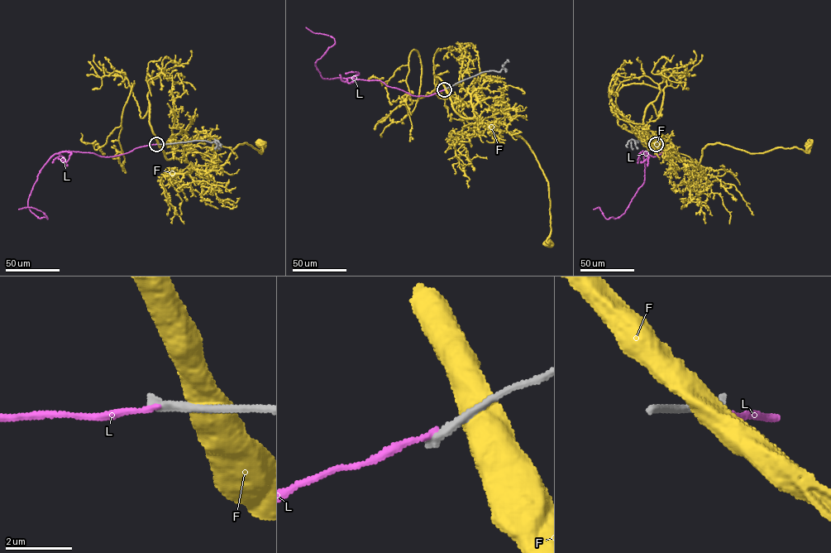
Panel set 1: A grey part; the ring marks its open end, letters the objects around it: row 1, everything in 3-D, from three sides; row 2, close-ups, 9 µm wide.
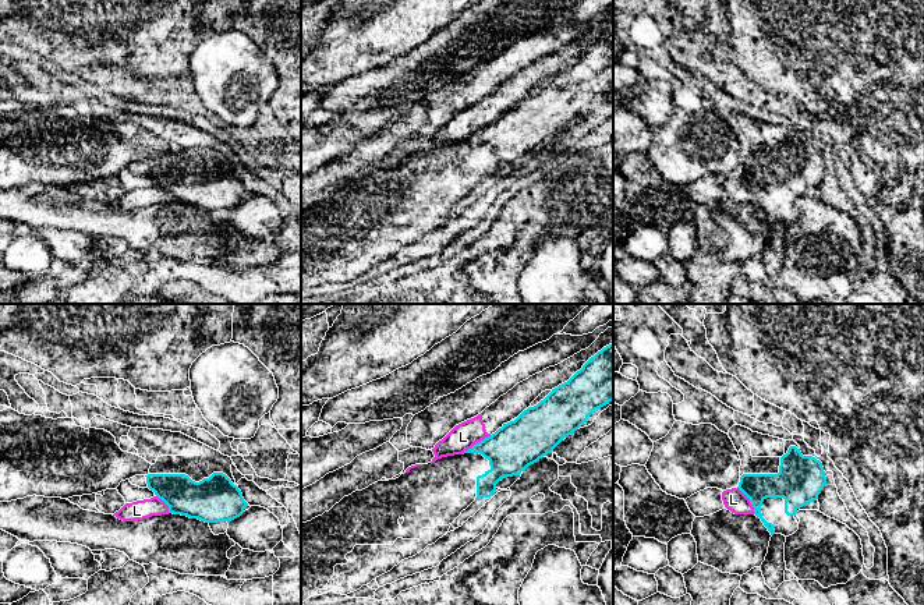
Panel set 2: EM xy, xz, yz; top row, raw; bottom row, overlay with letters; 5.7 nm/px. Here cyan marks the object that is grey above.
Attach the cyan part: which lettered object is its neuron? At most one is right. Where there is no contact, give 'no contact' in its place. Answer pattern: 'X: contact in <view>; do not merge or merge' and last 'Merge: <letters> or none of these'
F: no contact; do not merge
L: contact in xz; do not merge
Merge: none of these

